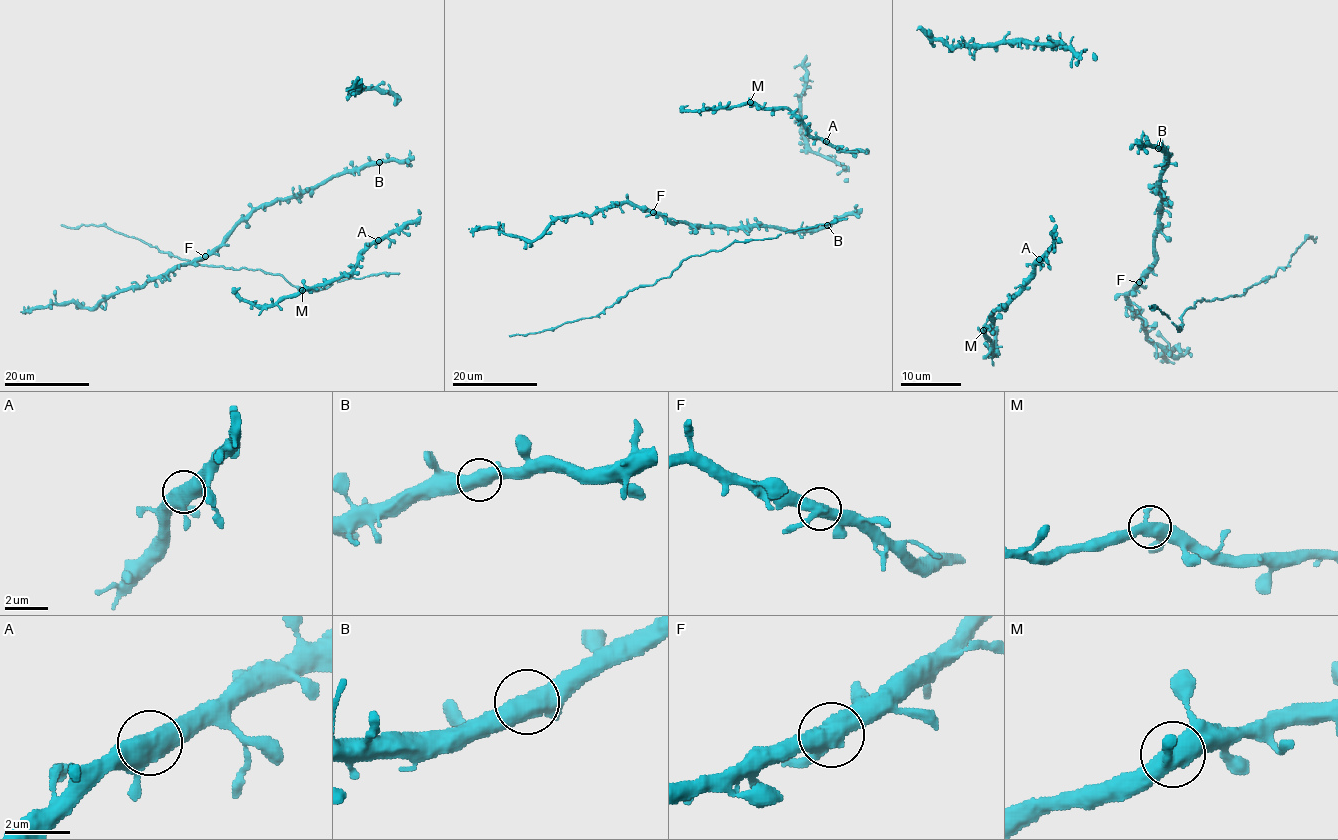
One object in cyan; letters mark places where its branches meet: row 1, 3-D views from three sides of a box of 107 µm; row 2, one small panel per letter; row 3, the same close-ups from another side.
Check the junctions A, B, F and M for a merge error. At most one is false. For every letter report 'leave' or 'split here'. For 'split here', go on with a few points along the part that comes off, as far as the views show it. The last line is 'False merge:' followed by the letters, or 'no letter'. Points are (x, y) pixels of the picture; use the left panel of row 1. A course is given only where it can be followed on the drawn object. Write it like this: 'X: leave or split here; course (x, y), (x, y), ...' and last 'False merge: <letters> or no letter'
A: leave
B: leave
F: leave
M: leave
False merge: no letter

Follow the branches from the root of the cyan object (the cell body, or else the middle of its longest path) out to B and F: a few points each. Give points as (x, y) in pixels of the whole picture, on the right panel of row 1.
B: (1166, 168), (1167, 156), (1158, 148)
F: (1166, 168), (1159, 180), (1163, 204), (1159, 232), (1155, 238), (1155, 261), (1140, 282)

